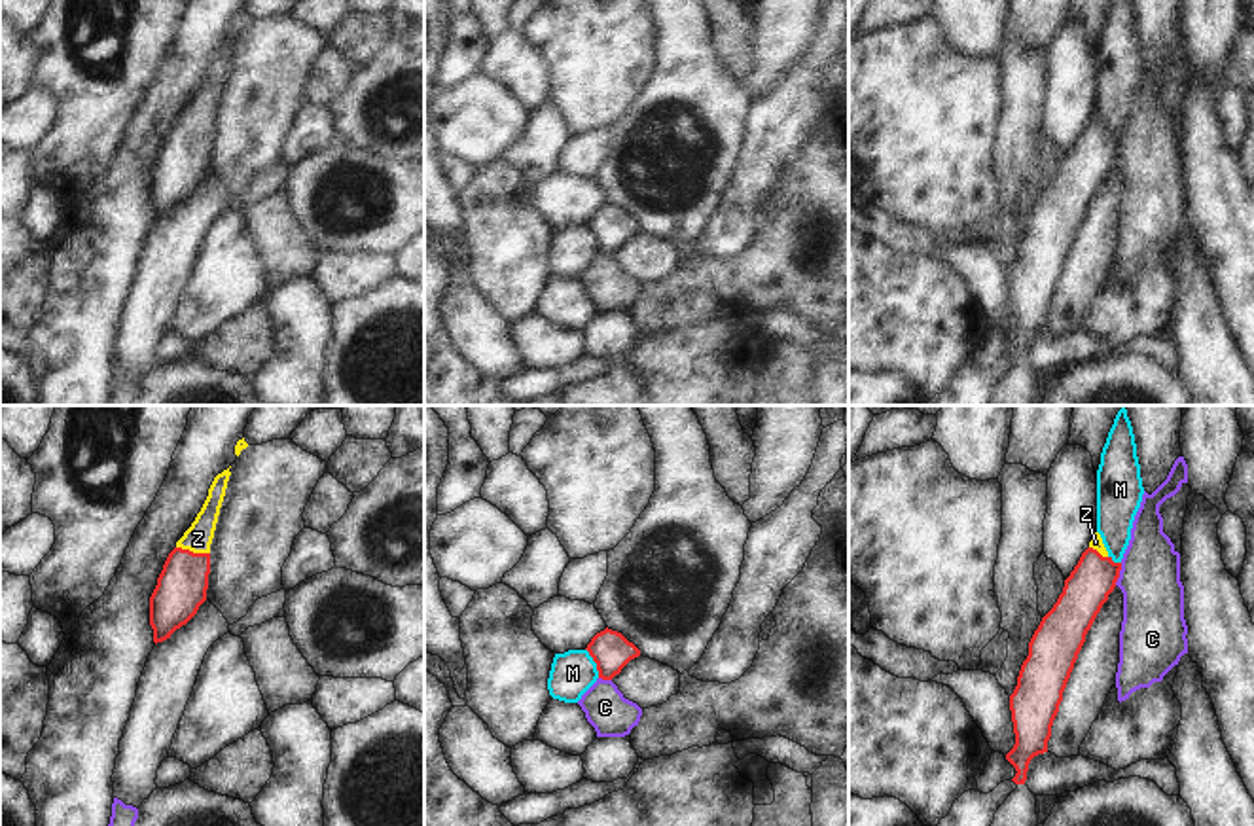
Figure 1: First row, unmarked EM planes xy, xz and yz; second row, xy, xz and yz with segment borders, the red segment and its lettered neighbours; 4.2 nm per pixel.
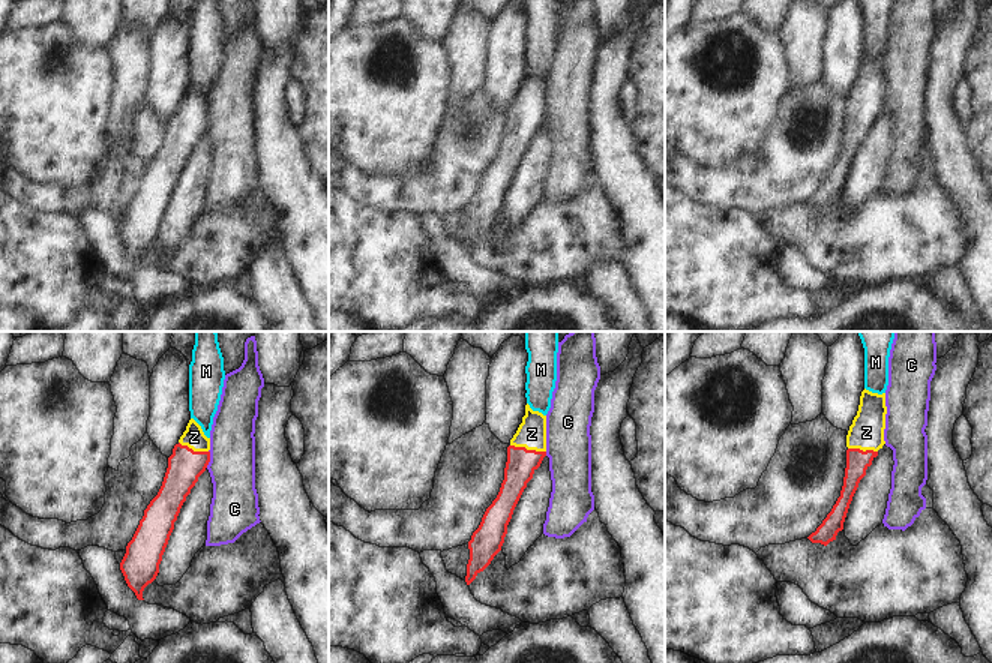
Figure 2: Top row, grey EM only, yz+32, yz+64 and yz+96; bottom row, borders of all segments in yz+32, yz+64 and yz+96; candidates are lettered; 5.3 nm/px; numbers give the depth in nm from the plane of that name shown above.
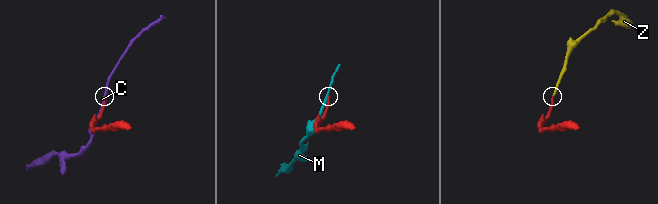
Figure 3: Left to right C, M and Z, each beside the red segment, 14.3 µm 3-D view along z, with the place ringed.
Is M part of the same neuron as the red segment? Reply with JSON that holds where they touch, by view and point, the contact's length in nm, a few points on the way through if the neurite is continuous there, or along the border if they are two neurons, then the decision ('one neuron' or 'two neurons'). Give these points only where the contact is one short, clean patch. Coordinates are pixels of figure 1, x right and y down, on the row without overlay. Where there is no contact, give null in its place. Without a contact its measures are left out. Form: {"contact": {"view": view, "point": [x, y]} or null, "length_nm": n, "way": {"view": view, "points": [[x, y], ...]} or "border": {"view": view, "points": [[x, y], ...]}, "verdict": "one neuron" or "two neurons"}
{"contact": {"view": "xz", "point": [595, 237]}, "length_nm": 140, "border": {"view": "xz", "points": [[586, 224], [599, 252]]}, "verdict": "two neurons"}

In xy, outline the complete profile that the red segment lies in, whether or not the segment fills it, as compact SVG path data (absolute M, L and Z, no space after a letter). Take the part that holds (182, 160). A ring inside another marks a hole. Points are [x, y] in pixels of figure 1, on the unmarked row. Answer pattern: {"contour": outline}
{"contour": "M227 44L214 53L201 87L163 140L150 172L150 201L155 220L170 214L206 176L210 119L229 51Z"}

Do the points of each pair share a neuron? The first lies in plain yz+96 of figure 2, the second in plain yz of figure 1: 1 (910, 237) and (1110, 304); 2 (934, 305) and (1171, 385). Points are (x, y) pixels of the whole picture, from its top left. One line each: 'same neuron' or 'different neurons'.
1: same neuron
2: same neuron

